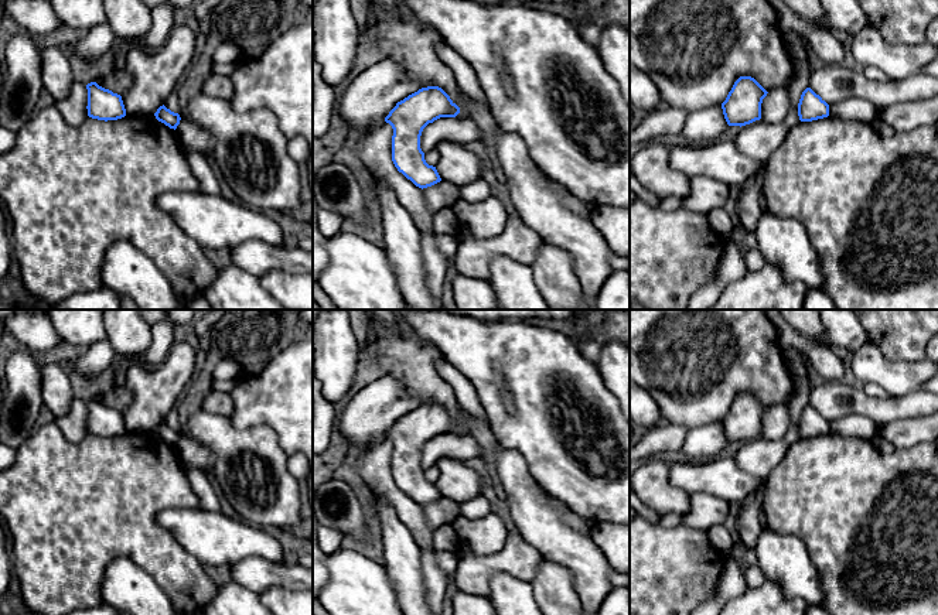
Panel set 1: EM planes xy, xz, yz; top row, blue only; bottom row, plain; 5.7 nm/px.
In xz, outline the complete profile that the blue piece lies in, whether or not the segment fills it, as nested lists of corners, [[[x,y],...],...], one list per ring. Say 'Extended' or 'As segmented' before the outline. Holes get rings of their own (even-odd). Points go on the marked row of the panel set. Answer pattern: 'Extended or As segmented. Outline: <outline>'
As segmented. Outline: [[[427,86],[398,102],[385,117],[393,129],[392,161],[416,187],[423,189],[441,181],[420,148],[423,129],[440,117],[456,117],[458,113],[460,107],[441,88]]]

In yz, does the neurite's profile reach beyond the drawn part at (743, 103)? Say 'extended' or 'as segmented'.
as segmented

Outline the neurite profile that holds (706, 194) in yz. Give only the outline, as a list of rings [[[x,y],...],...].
[[[696,175],[689,178],[690,192],[682,198],[682,209],[709,213],[714,208],[724,208],[729,199],[729,187],[717,180]]]

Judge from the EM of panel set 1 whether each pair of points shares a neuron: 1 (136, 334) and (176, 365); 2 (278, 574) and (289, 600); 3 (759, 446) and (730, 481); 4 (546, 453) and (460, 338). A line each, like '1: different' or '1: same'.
1: different
2: different
3: different
4: same

